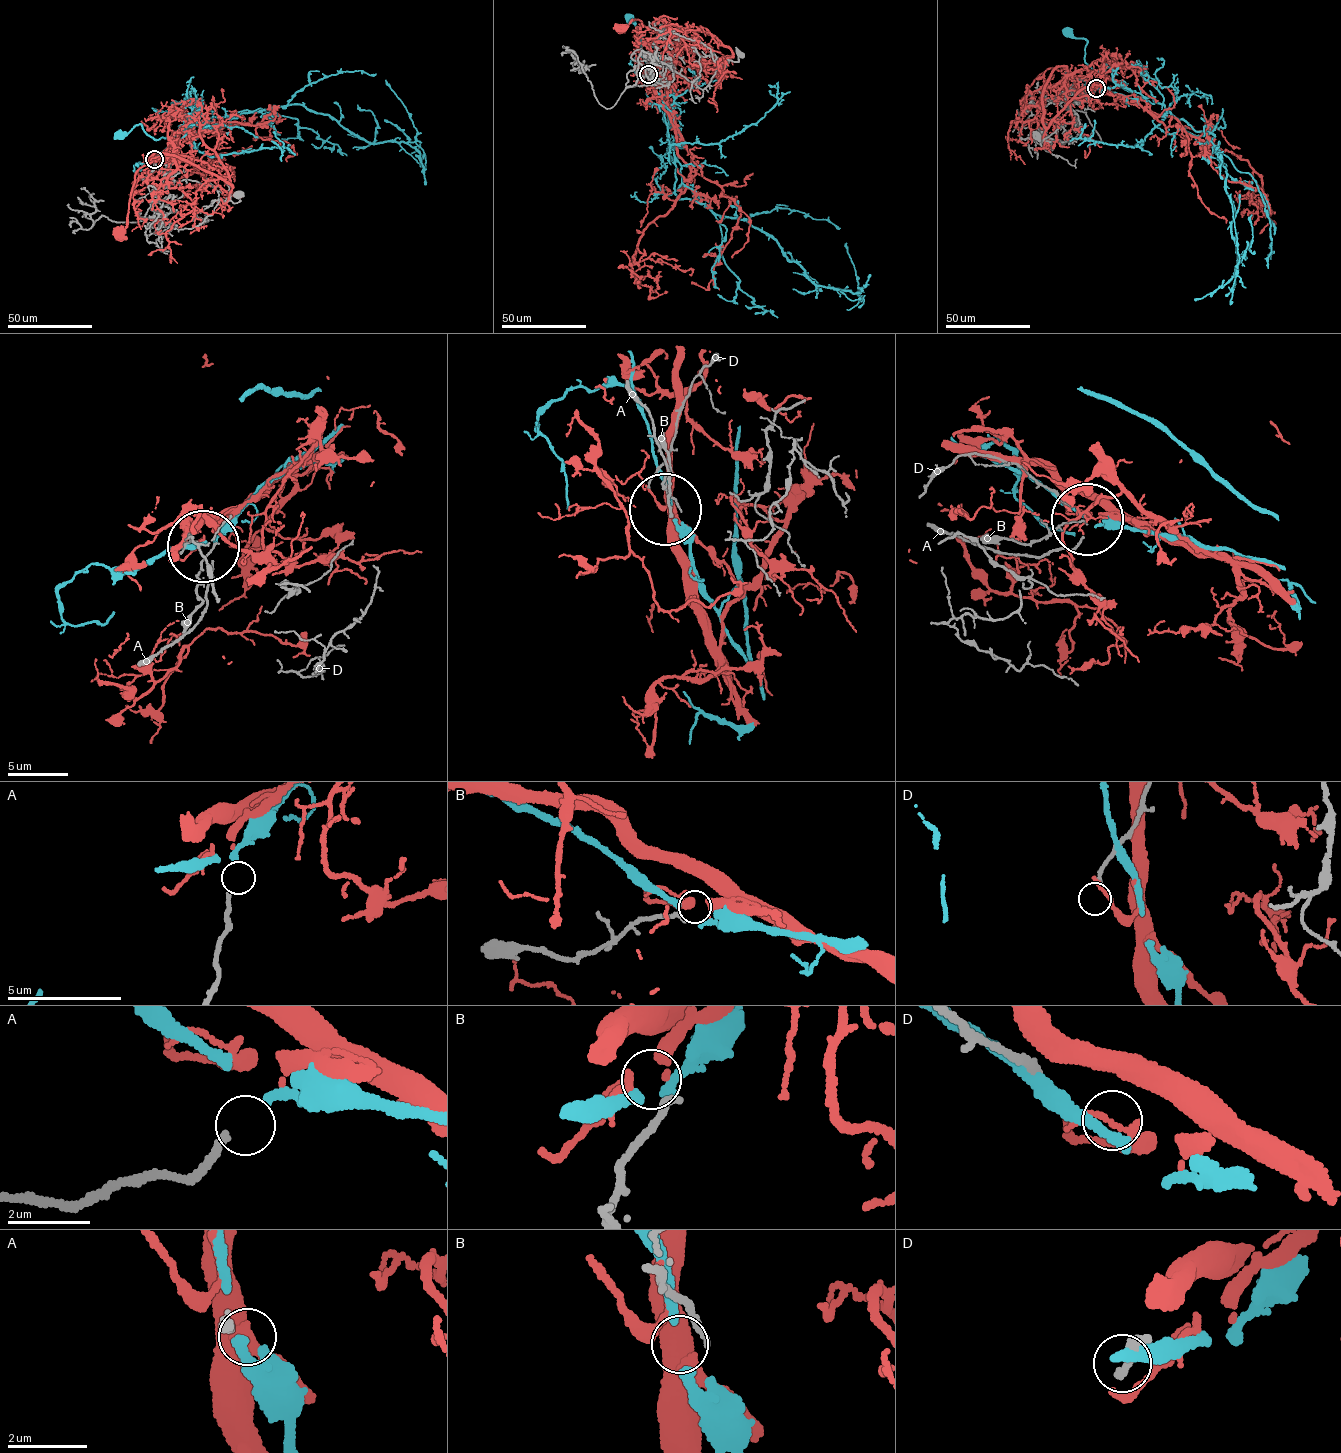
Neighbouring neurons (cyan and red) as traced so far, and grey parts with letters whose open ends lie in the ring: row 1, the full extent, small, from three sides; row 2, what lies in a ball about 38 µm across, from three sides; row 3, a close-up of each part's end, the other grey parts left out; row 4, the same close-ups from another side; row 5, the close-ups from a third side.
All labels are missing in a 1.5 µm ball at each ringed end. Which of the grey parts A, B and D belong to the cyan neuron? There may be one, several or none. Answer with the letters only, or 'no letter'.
A

